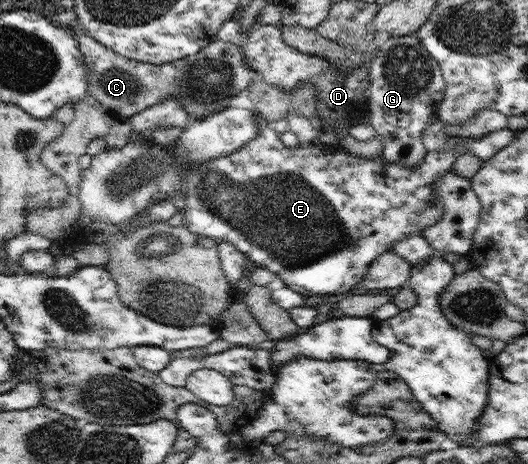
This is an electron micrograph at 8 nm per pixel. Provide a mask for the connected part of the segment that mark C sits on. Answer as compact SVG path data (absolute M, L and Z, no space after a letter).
M89 35L75 37L88 69L88 92L106 107L115 119L131 118L143 110L167 100L179 98L183 108L197 120L227 110L229 100L253 82L243 62L243 52L231 43L214 39L196 56L163 65L147 64L115 54Z

